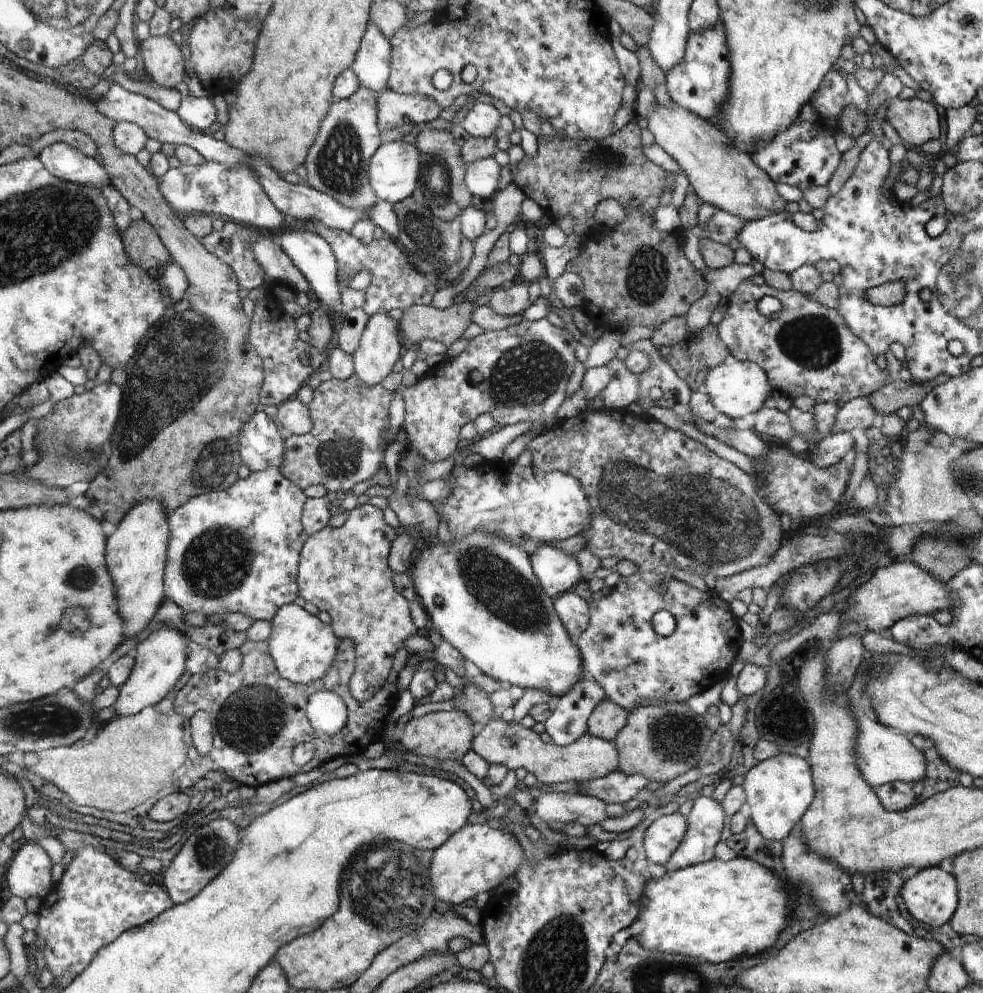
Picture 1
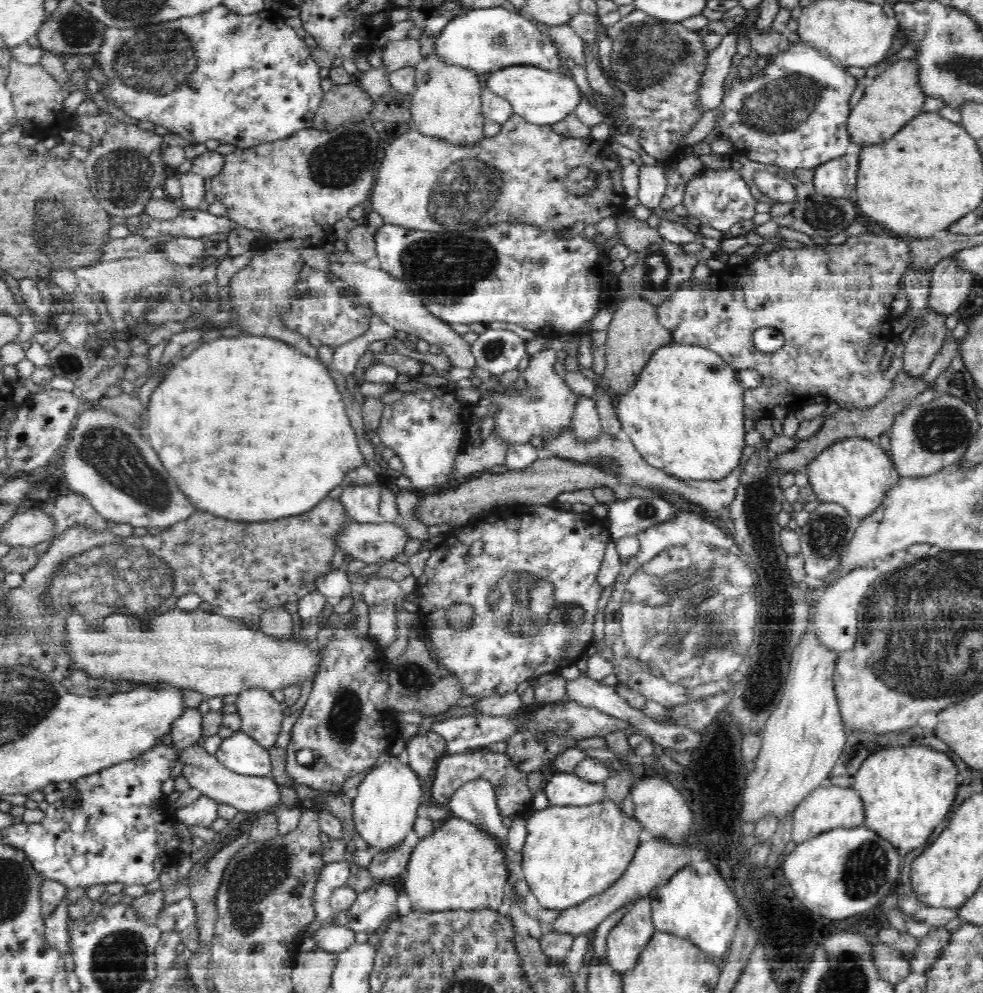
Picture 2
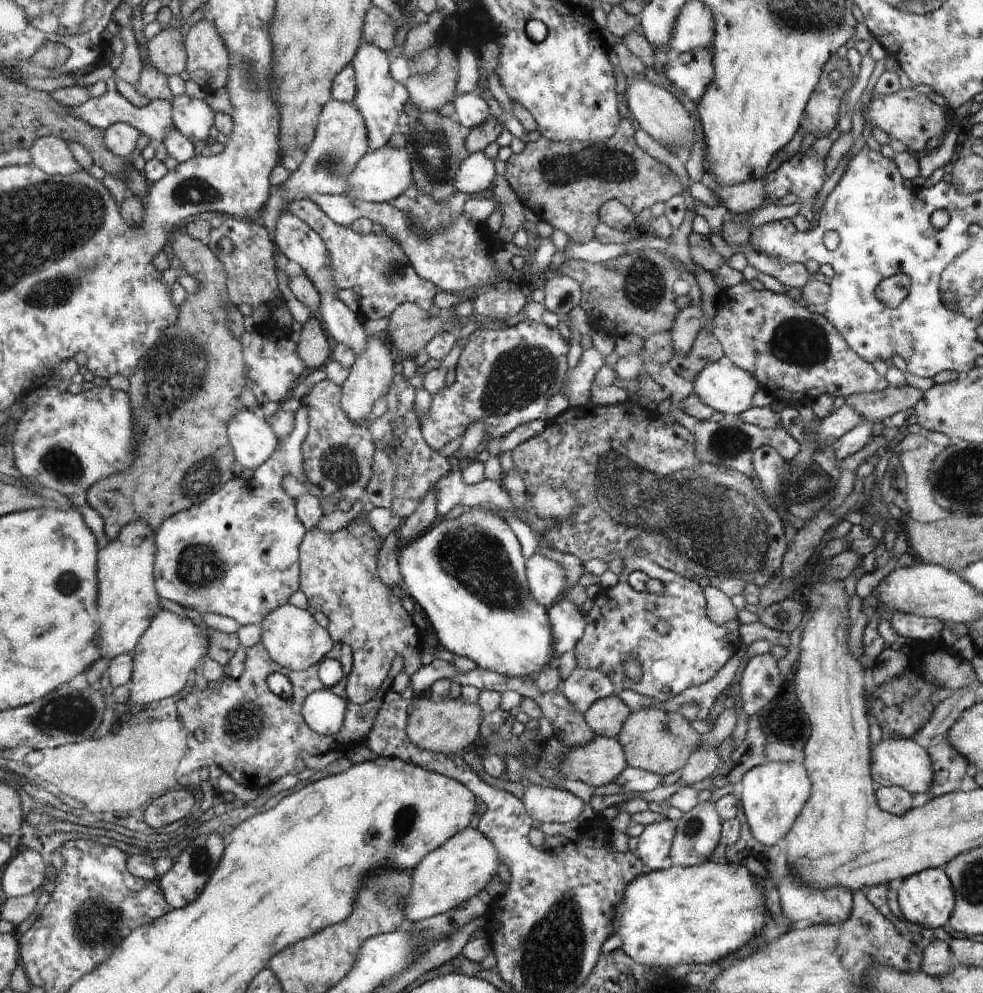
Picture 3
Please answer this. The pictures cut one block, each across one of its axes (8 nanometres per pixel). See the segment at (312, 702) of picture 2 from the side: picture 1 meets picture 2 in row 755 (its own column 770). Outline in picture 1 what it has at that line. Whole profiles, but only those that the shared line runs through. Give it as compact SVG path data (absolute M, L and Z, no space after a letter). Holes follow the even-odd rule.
M750 279L744 280L728 297L728 310L722 322L717 325L717 334L730 355L739 361L752 362L762 367L773 390L786 393L791 400L809 396L816 403L833 401L845 404L857 397L867 398L886 384L886 376L878 370L872 350L862 339L852 335L839 312L821 306L813 296L806 296L793 289L778 291L768 284L756 286ZM768 294L780 302L782 310L774 316L766 317L760 314L757 305Z

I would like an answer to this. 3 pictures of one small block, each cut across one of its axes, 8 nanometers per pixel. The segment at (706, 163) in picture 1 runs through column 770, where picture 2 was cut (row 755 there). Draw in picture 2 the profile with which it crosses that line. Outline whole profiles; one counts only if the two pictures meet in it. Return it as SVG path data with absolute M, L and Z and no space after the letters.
M202 743L192 744L178 752L178 762L183 765L182 775L186 777L190 788L198 789L200 793L214 799L217 803L232 805L242 812L253 813L256 811L267 812L280 809L281 803L279 784L270 776L251 777L235 773L218 762L216 756L211 756L203 748Z

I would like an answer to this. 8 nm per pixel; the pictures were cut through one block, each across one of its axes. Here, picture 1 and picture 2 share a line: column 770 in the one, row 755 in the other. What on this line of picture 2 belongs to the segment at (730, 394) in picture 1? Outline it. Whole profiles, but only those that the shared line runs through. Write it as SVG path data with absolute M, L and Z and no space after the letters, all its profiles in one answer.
M386 754L357 786L357 796L353 800L356 834L366 840L373 852L396 848L413 832L425 787L420 775L409 766L404 756Z

